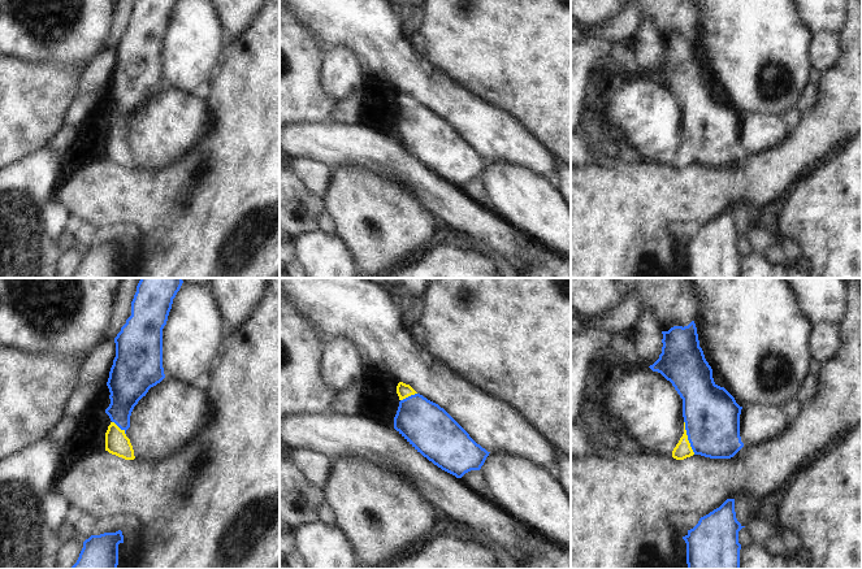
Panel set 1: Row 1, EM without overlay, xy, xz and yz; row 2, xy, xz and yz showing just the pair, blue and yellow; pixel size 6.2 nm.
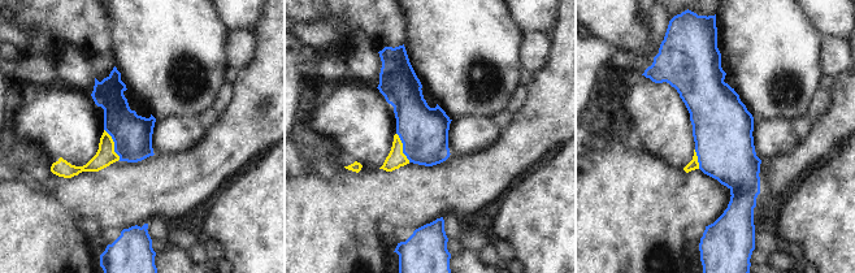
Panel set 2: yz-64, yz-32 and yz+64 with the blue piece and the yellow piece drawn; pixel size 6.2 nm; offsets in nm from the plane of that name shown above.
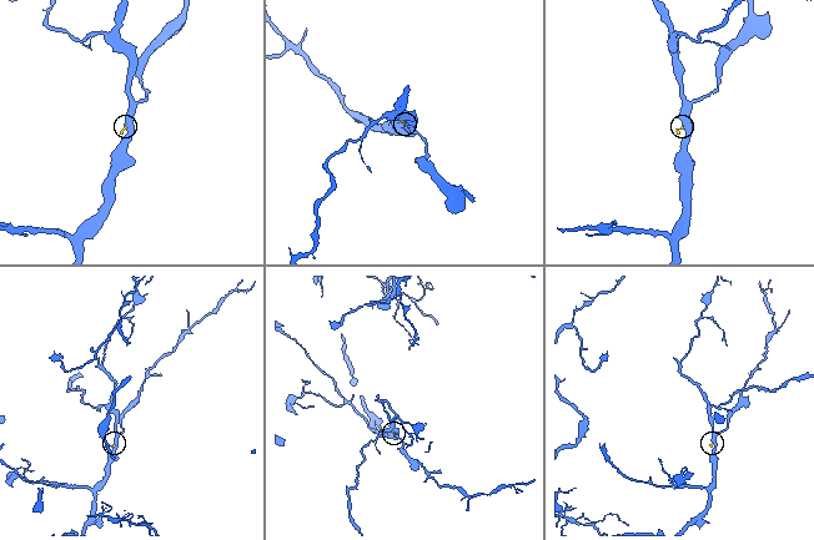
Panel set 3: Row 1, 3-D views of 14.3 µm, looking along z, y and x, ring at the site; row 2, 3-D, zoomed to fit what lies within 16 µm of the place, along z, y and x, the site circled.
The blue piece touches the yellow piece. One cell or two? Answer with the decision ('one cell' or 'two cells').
one cell

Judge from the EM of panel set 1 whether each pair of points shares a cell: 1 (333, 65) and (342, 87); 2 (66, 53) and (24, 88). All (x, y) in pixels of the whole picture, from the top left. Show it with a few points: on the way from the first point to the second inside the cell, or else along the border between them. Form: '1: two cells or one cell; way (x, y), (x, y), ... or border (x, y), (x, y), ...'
1: one cell; way (338, 70), (341, 73), (341, 82)
2: two cells; border (25, 60), (52, 61), (77, 68), (81, 72)

